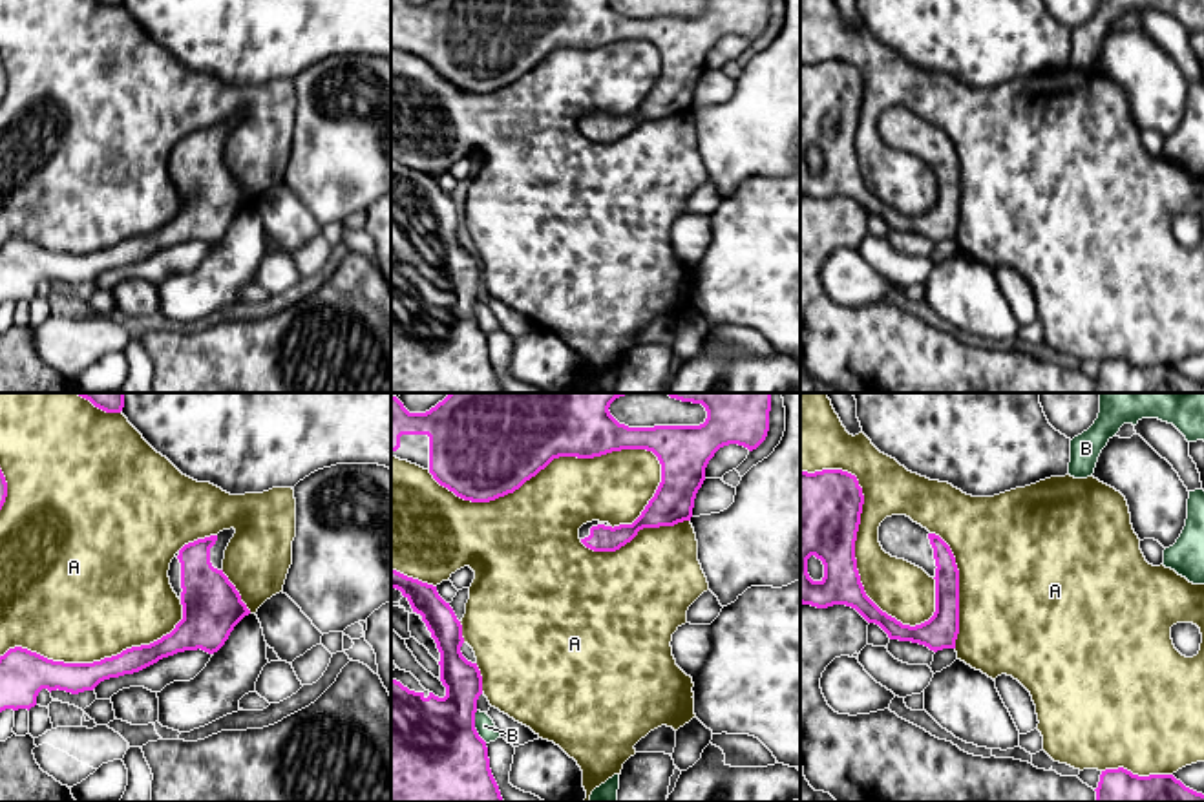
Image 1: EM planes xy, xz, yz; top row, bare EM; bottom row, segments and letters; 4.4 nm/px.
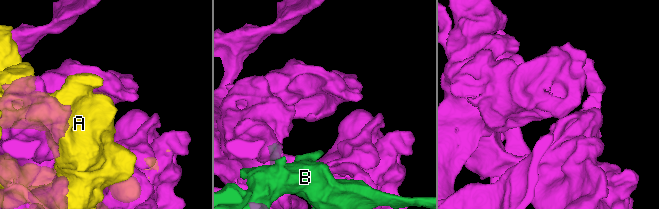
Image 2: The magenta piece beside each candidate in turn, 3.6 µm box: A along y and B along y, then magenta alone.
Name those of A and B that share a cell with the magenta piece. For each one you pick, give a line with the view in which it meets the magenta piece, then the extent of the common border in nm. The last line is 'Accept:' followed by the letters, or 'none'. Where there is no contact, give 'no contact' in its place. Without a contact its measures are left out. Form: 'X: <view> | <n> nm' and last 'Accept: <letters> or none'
Accept: none

